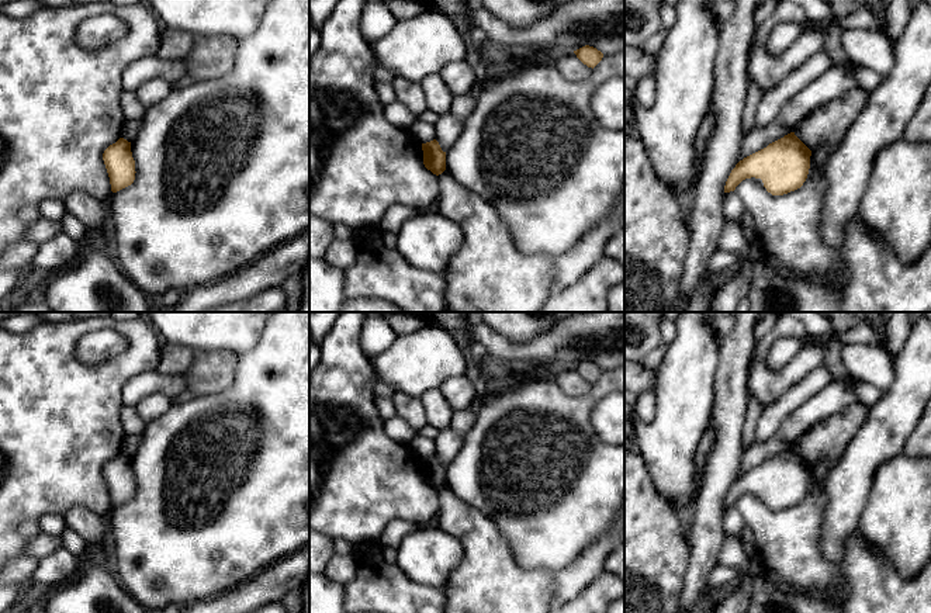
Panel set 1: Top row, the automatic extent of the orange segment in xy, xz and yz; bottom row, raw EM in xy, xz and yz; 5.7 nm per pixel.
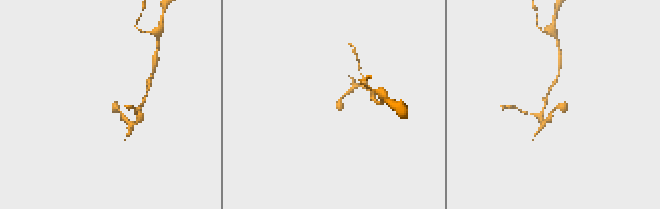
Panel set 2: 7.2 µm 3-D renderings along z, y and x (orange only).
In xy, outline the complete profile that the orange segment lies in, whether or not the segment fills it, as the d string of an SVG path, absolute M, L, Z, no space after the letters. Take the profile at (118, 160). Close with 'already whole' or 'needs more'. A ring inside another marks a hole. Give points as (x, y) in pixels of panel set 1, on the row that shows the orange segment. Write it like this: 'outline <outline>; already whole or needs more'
outline M120 138L104 150L103 160L110 177L113 193L117 193L134 183L136 172L131 152L131 142Z; already whole

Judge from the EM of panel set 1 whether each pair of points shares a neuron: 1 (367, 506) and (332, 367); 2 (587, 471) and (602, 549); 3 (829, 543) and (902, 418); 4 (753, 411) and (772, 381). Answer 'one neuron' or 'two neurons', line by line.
1: one neuron
2: two neurons
3: one neuron
4: two neurons

